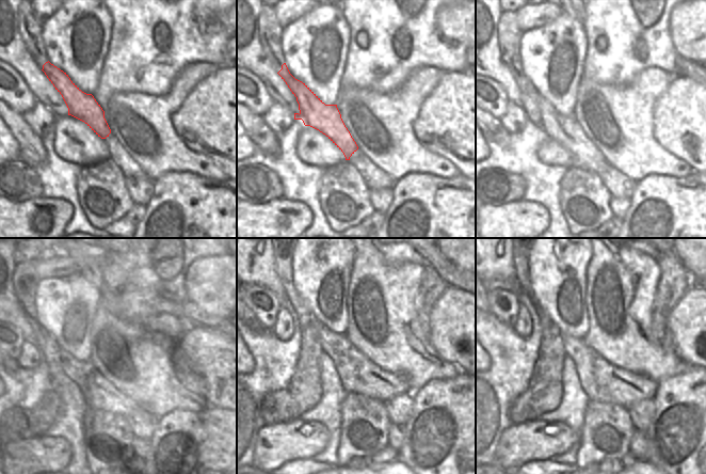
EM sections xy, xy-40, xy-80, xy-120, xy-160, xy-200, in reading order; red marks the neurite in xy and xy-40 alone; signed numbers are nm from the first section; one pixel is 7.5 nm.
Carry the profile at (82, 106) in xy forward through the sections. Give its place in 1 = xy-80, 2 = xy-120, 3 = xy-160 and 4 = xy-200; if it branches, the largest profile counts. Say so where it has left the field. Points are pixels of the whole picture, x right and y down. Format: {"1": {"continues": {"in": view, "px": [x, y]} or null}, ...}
{"1": {"continues": {"in": "xy-80", "px": [565, 129]}}, "2": {"continues": {"in": "xy-120", "px": [109, 381]}}, "3": {"continues": {"in": "xy-160", "px": [358, 375]}}, "4": {"continues": {"in": "xy-200", "px": [602, 381]}}}

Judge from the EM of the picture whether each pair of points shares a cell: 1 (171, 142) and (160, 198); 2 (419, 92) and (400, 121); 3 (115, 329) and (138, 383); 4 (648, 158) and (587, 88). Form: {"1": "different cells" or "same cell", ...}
{"1": "different cells", "2": "different cells", "3": "different cells", "4": "same cell"}

